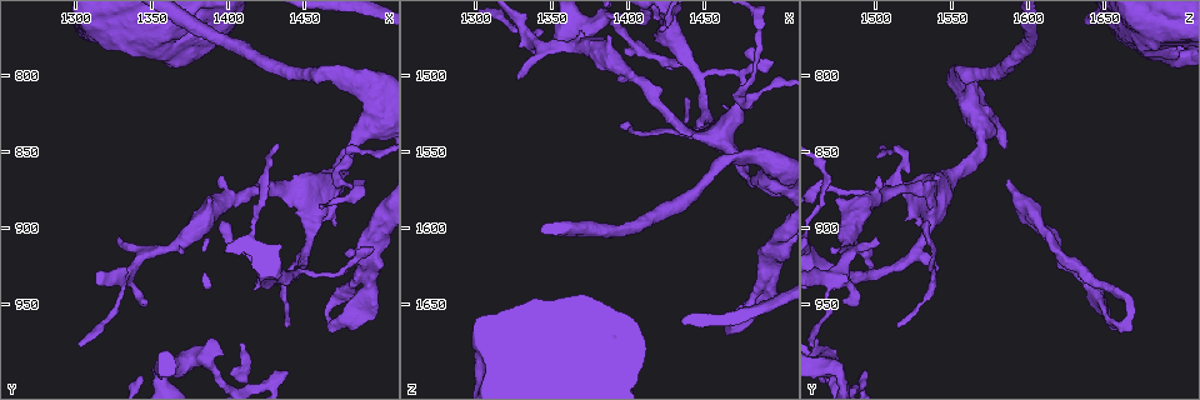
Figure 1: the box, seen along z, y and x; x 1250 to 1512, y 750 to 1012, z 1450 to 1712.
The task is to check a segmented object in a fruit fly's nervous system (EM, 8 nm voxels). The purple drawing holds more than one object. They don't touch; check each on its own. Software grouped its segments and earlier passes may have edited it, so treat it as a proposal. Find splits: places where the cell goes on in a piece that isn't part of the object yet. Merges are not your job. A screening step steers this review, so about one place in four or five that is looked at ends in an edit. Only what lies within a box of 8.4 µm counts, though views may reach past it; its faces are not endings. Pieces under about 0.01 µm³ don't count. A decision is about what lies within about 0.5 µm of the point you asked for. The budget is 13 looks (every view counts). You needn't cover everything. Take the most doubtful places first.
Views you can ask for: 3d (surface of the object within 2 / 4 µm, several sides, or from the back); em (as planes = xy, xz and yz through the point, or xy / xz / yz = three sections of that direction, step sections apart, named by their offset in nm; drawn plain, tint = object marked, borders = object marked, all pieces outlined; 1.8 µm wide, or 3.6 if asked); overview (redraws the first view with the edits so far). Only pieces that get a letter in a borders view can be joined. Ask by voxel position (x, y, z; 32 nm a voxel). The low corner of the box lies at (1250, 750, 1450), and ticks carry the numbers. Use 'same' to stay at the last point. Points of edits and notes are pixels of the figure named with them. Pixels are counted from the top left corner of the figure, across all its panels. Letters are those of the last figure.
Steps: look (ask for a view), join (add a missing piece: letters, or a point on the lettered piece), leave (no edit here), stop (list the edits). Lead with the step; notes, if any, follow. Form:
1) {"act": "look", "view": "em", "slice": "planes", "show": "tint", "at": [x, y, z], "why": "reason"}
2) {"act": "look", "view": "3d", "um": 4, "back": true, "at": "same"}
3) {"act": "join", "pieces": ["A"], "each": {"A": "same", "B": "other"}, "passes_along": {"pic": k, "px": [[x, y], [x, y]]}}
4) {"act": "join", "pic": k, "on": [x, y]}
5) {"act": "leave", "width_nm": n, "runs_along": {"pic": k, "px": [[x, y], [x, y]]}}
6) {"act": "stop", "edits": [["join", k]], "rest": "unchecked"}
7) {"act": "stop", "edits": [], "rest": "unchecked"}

{"act": "look", "view": "3d", "um": 2, "at": [1464, 956, 1668], "why": "touches itself"}

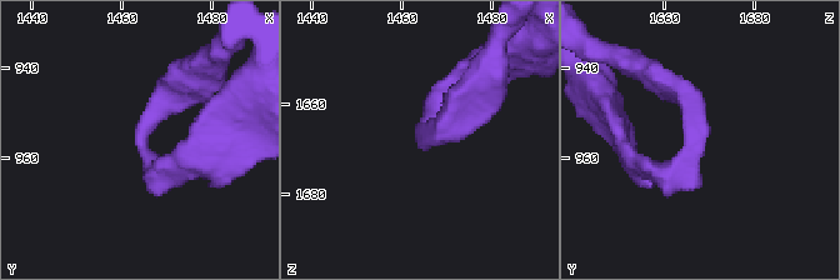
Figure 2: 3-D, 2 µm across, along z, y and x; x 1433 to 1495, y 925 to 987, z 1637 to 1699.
{"act": "look", "view": "em", "slice": "planes", "show": "tint", "at": [1466, 955, 1666]}

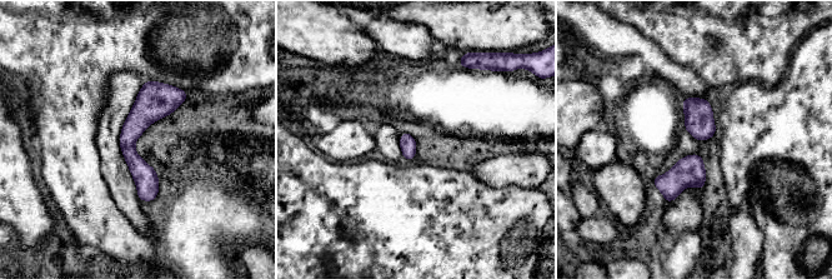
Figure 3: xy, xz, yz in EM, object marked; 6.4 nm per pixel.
{"act": "look", "view": "em", "slice": "planes", "show": "borders", "at": "same"}

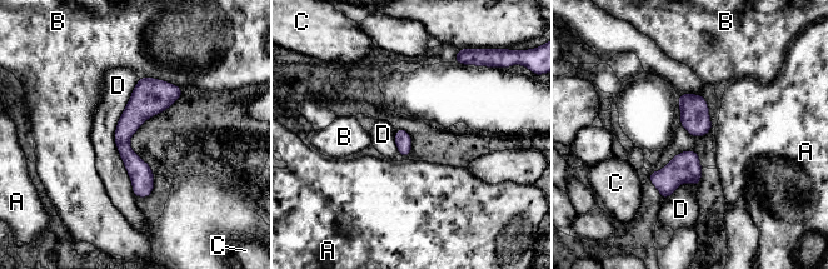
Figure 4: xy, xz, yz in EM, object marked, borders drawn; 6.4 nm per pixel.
{"act": "leave", "each": {"A": "other", "B": "other", "C": "other", "D": "other"}, "runs_along": {"pic": 4, "px": [[179, 90], [124, 130], [139, 194]]}, "found": "none of them fits"}

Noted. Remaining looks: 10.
{"act": "look", "view": "em", "um": 3.6, "slice": "planes", "show": "tint", "at": [1304, 766, 1698]}

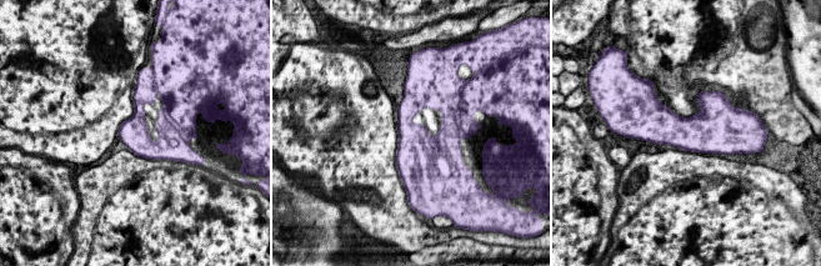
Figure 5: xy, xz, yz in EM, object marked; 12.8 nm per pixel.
{"act": "look", "view": "em", "um": 3.6, "slice": "planes", "show": "borders", "at": "same"}

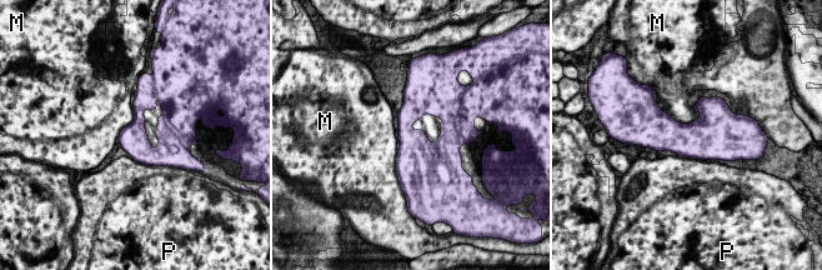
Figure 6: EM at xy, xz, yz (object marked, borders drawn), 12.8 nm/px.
{"act": "leave", "each": {"M": "other", "P": "other"}, "border": {"pic": 6, "px": [[663, 111], [681, 123], [701, 116]]}, "found": "none of them fits"}

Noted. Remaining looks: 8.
{"act": "look", "view": "em", "slice": "planes", "show": "borders", "at": [1464, 894, 1520]}

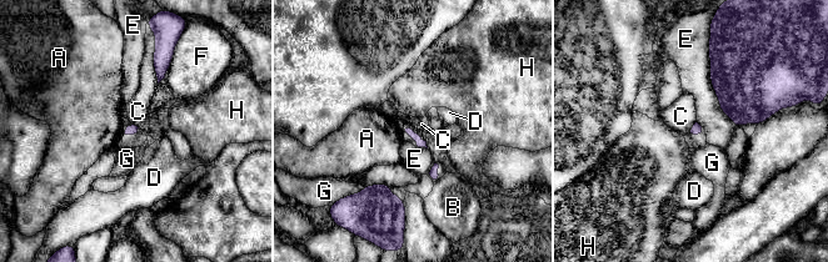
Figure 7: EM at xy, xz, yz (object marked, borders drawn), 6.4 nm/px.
{"act": "leave", "each": {"A": "other", "B": "other", "C": "other", "D": "other", "E": "other", "F": "other", "G": "other", "H": "other"}, "border": {"pic": 7, "px": [[154, 49], [154, 70], [158, 84]]}, "found": "no lettered piece goes on from it"}

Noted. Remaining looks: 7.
{"act": "look", "view": "em", "slice": "yz", "step": 16, "show": "borders", "at": [1438, 994, 1492], "why": "thin end"}

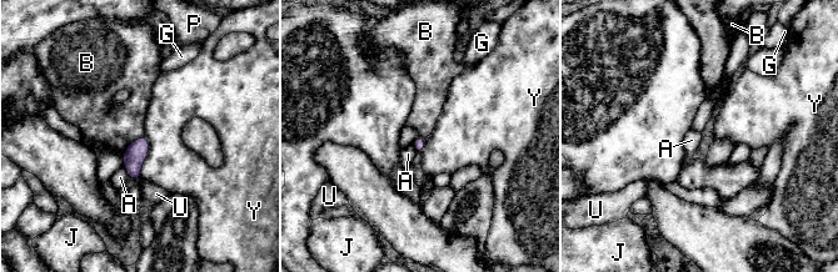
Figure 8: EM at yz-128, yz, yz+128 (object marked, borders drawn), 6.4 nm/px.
{"act": "look", "view": "em", "slice": "planes", "show": "borders", "at": "same"}

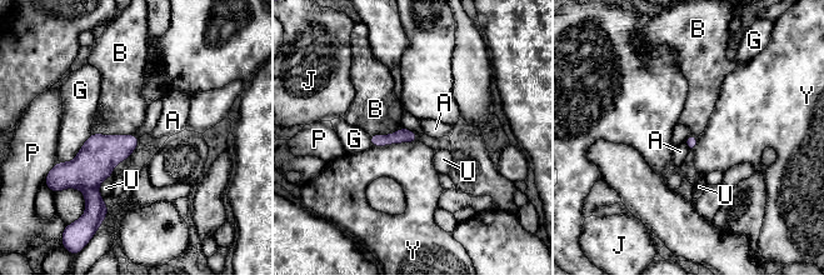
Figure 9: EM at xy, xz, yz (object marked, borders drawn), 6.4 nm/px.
{"act": "leave", "longest_contact_nm": ["Y", 300], "each": {"A": "other", "B": "other", "G": "other", "J": "other", "P": "other", "U": "other", "Y": "other"}, "runs_along": {"pic": 9, "px": [[414, 136], [373, 139]]}, "found": "none of them fits"}

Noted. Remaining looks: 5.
{"act": "look", "view": "3d", "um": 4, "at": [1328, 906, 1500]}

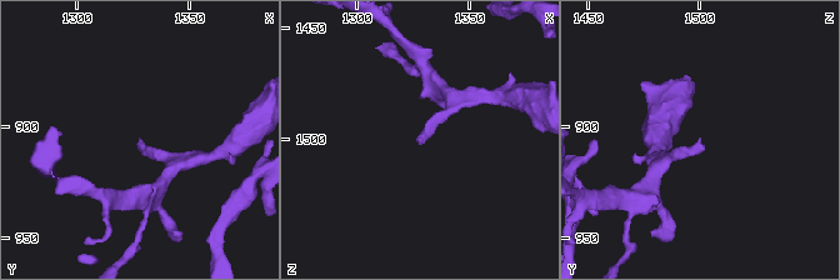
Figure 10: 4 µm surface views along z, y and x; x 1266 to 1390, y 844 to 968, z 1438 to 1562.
{"act": "look", "view": "em", "um": 3.6, "slice": "yz", "step": 8, "show": "tint", "at": [1327, 904, 1500]}

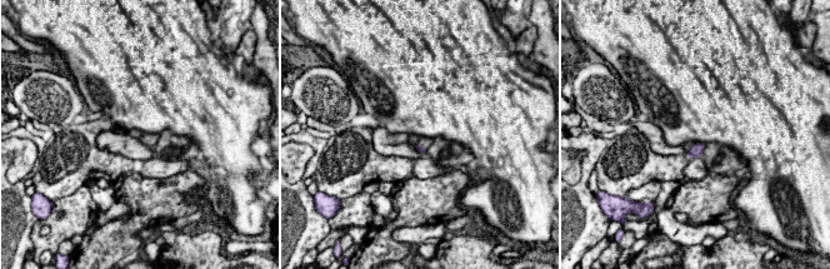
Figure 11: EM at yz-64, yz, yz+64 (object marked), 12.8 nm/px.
{"act": "look", "view": "em", "um": 3.6, "slice": "planes", "show": "borders", "at": "same", "why": "another direction"}

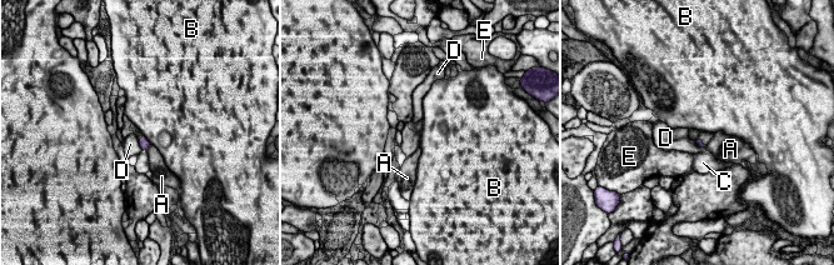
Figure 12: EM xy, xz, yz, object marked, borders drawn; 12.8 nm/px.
{"act": "leave", "each": {"A": "other", "B": "other", "C": "other", "D": "other", "E": "other"}, "border": {"pic": 12, "px": [[143, 134], [151, 144]]}, "found": "none of them fits"}

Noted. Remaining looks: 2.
{"act": "stop", "edits": [], "rest": "unchecked"}

